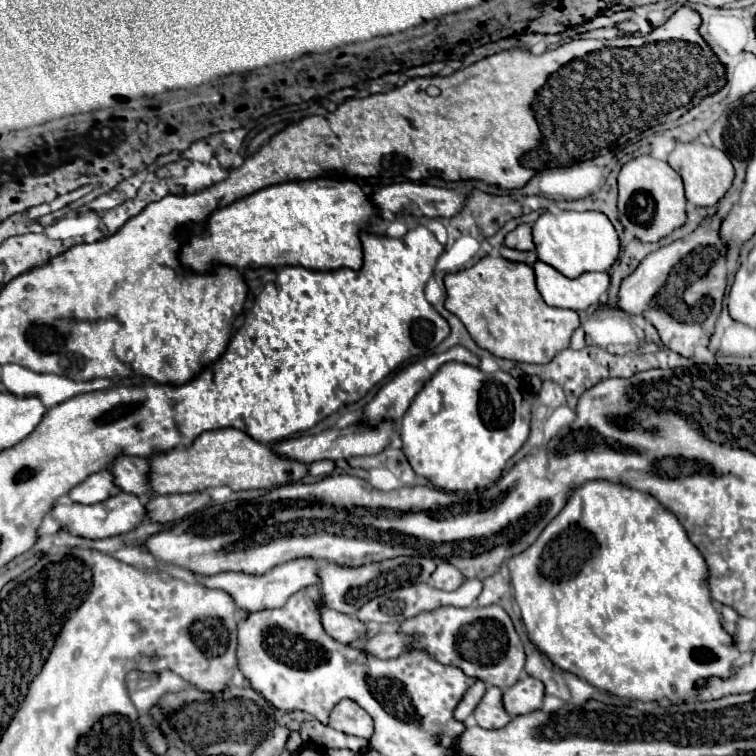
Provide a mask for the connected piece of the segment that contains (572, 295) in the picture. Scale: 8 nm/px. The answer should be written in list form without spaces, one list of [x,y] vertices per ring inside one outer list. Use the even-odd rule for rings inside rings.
[[[544,262],[534,264],[536,286],[548,306],[570,308],[576,312],[588,310],[606,298],[610,276],[608,272],[586,272],[570,280]]]

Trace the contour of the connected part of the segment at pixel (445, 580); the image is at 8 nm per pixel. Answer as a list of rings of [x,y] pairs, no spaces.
[[[440,562],[436,572],[432,574],[432,580],[438,590],[456,590],[456,588],[460,588],[460,584],[464,584],[466,578],[456,566]]]

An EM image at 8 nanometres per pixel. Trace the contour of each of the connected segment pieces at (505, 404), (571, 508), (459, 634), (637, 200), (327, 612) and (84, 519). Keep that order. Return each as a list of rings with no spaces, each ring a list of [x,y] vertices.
[[[448,362],[448,364],[444,364],[444,366],[424,384],[424,388],[416,394],[416,398],[414,398],[412,404],[410,404],[410,408],[406,410],[406,414],[404,414],[404,418],[402,418],[402,426],[400,426],[400,434],[402,434],[402,442],[404,442],[402,450],[404,450],[404,454],[406,454],[408,462],[410,462],[410,466],[414,468],[414,472],[420,474],[420,476],[424,476],[424,478],[428,478],[428,480],[430,480],[436,488],[440,488],[440,490],[446,490],[446,492],[474,492],[474,490],[478,490],[478,488],[488,488],[488,486],[492,486],[492,484],[502,476],[502,470],[504,470],[506,462],[508,462],[508,460],[522,448],[522,444],[526,442],[528,432],[530,432],[530,408],[532,408],[532,404],[534,404],[532,392],[530,392],[520,380],[512,378],[508,372],[498,370],[498,372],[494,372],[494,374],[486,374],[486,372],[482,372],[480,368],[474,368],[474,366],[468,366],[468,364]]]
[[[606,480],[586,482],[584,486],[574,490],[570,500],[566,502],[566,506],[562,508],[562,512],[542,530],[538,540],[528,550],[524,550],[522,554],[512,556],[508,560],[508,568],[510,568],[510,576],[512,576],[514,598],[520,606],[528,640],[532,640],[532,644],[536,644],[536,648],[540,648],[542,656],[546,660],[550,660],[554,666],[558,666],[564,672],[576,674],[578,678],[586,680],[588,684],[592,684],[598,690],[604,690],[608,694],[628,698],[628,700],[640,700],[640,702],[656,702],[662,698],[676,702],[679,699],[684,700],[690,696],[698,696],[700,694],[698,680],[702,680],[702,678],[716,676],[716,678],[726,680],[728,676],[734,674],[732,672],[734,660],[740,656],[740,652],[734,644],[734,638],[724,630],[722,618],[712,604],[710,590],[708,590],[708,566],[706,566],[704,558],[700,556],[698,548],[688,540],[688,536],[686,536],[684,528],[680,526],[680,522],[676,520],[676,516],[672,512],[668,512],[666,508],[662,508],[662,504],[656,502],[648,494],[642,494],[624,484],[614,484],[614,482],[606,482]]]
[[[444,606],[432,612],[422,612],[400,626],[402,632],[414,634],[418,640],[414,648],[428,650],[438,662],[456,666],[468,676],[484,680],[498,688],[510,688],[518,682],[524,670],[524,648],[514,630],[510,616],[500,606],[470,606],[454,608]]]
[[[652,156],[626,162],[618,174],[620,224],[640,242],[658,242],[686,224],[686,198],[680,174]]]
[[[324,608],[322,610],[322,624],[324,624],[324,630],[336,638],[338,642],[344,642],[344,644],[352,644],[356,640],[364,640],[366,638],[366,624],[348,616],[348,614],[342,614],[342,612],[336,612],[332,608]]]
[[[120,492],[114,498],[108,498],[106,502],[84,506],[84,504],[72,504],[72,506],[56,506],[52,510],[52,516],[58,518],[64,528],[76,536],[84,538],[106,538],[106,536],[116,536],[124,534],[128,530],[134,530],[140,522],[146,520],[146,508],[144,502],[138,496],[132,496],[128,492]]]

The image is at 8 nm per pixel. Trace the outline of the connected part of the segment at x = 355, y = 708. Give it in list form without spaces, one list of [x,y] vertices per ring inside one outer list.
[[[340,700],[334,710],[330,712],[330,726],[350,734],[350,736],[360,736],[370,740],[372,732],[374,732],[374,724],[370,714],[360,708],[354,700]]]

